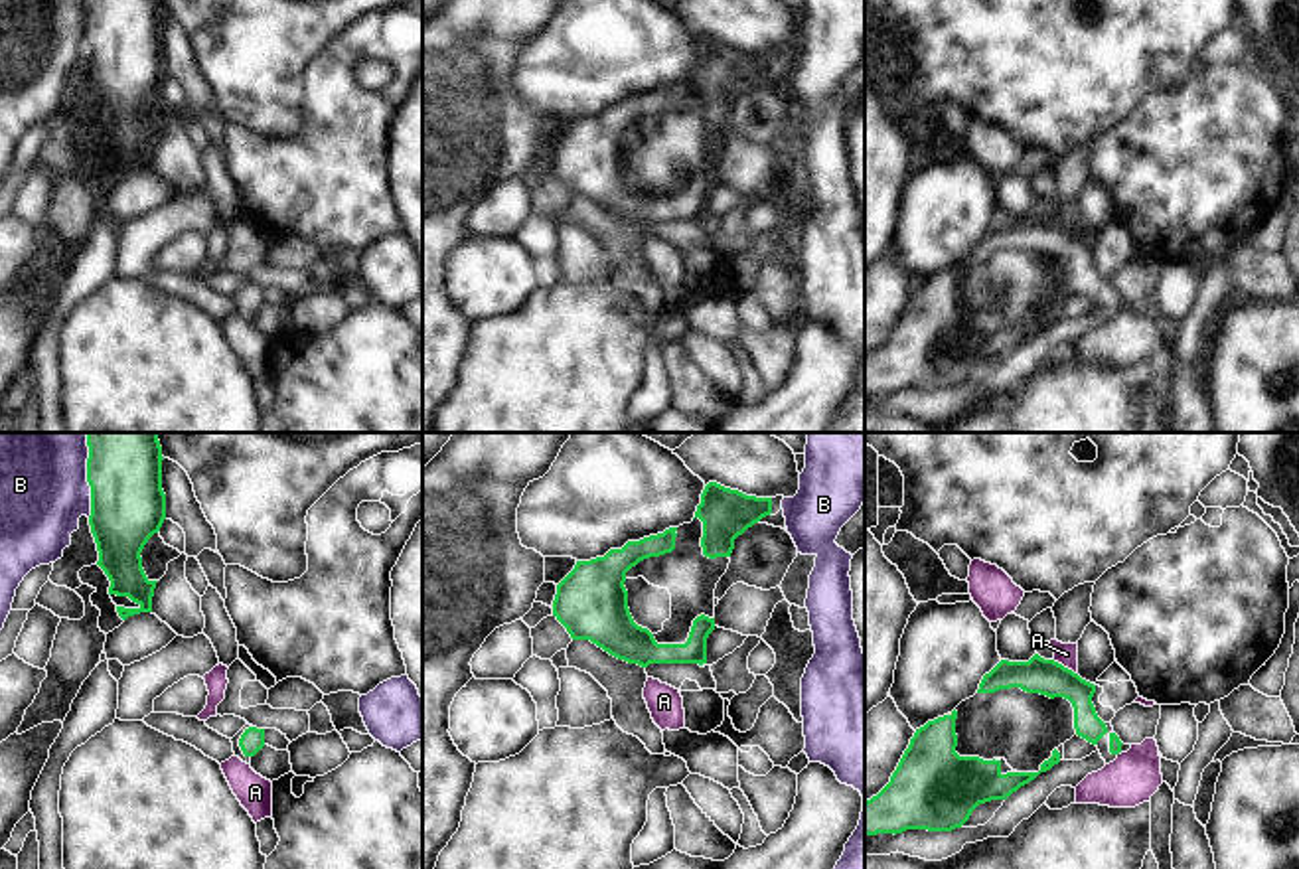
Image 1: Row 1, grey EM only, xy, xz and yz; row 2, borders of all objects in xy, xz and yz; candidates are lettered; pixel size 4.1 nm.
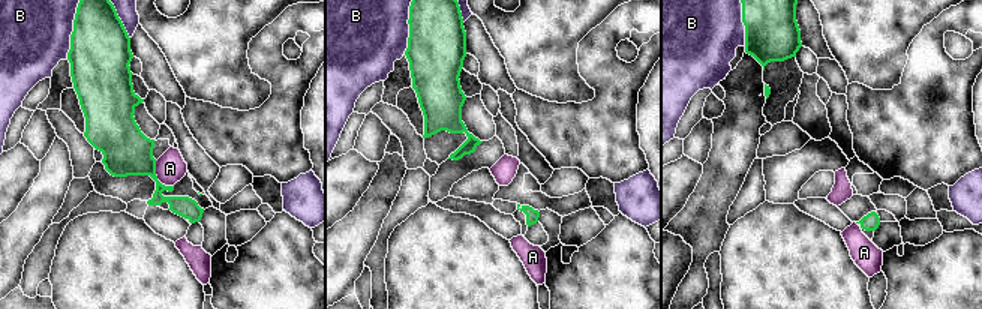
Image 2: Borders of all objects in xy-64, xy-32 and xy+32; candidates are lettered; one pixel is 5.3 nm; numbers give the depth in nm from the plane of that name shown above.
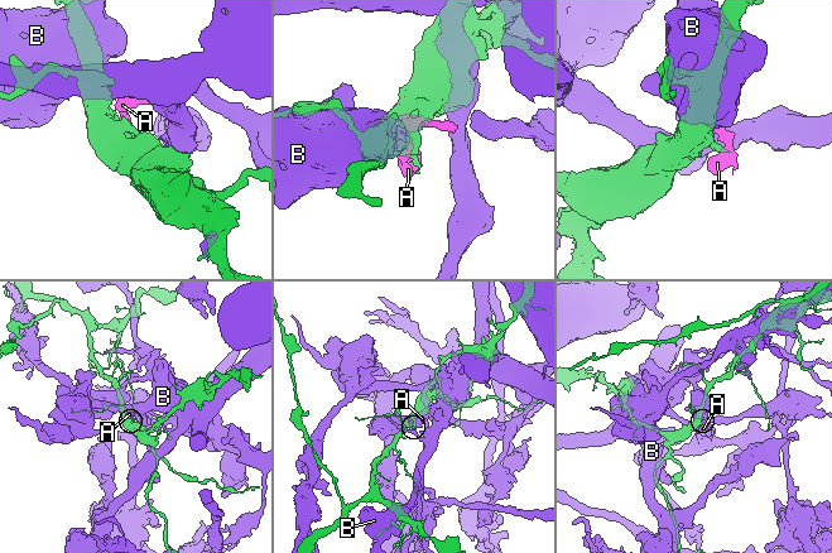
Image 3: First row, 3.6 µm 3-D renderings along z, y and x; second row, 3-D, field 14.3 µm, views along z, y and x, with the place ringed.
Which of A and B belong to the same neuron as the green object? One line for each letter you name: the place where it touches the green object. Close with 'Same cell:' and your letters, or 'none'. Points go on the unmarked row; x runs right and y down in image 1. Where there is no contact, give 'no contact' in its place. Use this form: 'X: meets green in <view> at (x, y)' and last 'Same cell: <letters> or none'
Same cell: none

